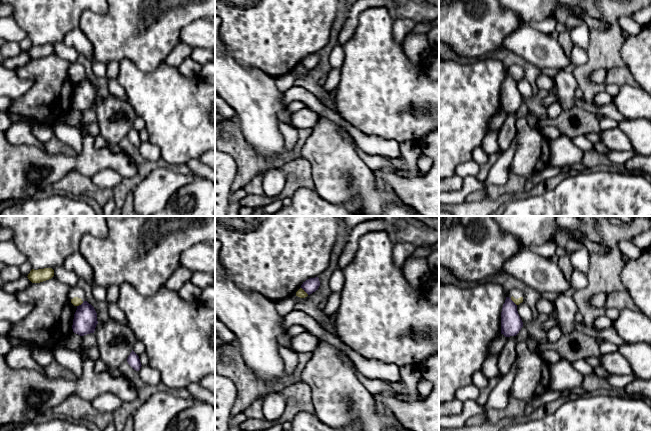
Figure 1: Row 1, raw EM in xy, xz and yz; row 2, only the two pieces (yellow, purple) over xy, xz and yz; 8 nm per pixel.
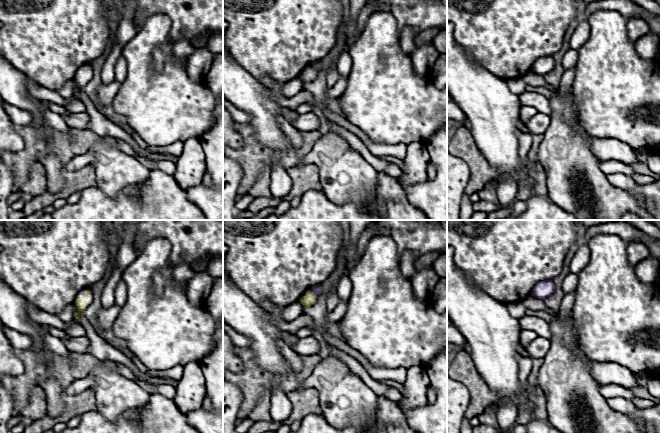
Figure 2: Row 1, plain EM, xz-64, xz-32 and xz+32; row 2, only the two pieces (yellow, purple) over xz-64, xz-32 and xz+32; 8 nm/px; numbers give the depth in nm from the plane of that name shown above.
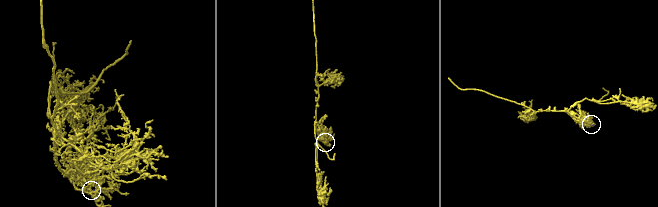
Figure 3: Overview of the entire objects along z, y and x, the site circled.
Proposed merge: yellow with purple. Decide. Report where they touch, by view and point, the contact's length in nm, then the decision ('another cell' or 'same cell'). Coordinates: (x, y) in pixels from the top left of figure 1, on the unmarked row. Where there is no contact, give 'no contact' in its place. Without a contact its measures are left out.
xz (303, 66) | 90 nm | another cell

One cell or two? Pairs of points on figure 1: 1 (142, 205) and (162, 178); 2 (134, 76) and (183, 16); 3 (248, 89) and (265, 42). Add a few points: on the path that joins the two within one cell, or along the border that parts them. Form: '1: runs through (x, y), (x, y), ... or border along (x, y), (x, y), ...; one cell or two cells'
1: runs through (149, 198), (160, 185); one cell
2: border along (119, 61), (130, 59), (144, 71), (162, 62); two cells
3: border along (234, 58), (240, 64), (257, 68), (274, 79); two cells

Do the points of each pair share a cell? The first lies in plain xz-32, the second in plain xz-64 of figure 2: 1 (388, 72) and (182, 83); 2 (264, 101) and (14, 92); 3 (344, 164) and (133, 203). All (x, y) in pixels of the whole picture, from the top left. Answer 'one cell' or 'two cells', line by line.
1: one cell
2: one cell
3: two cells

